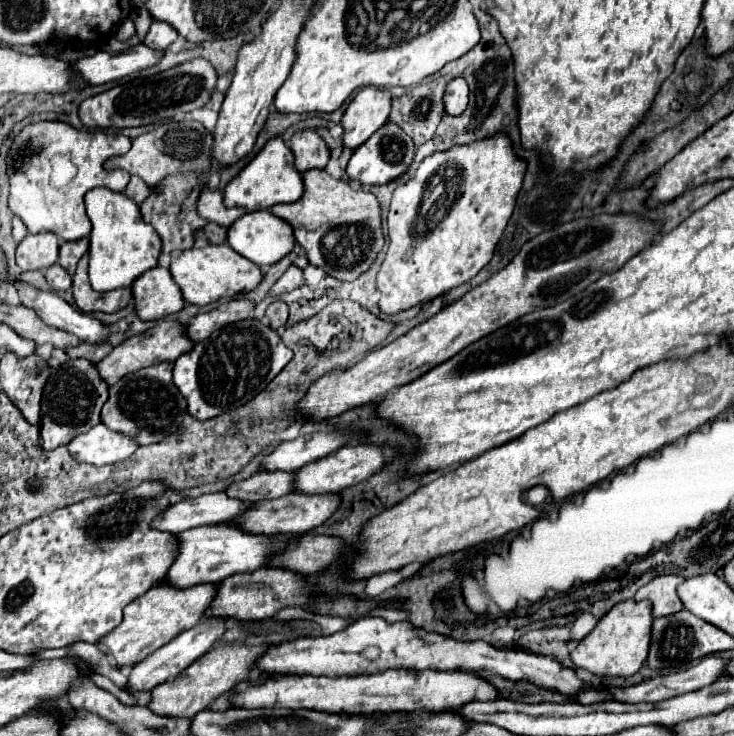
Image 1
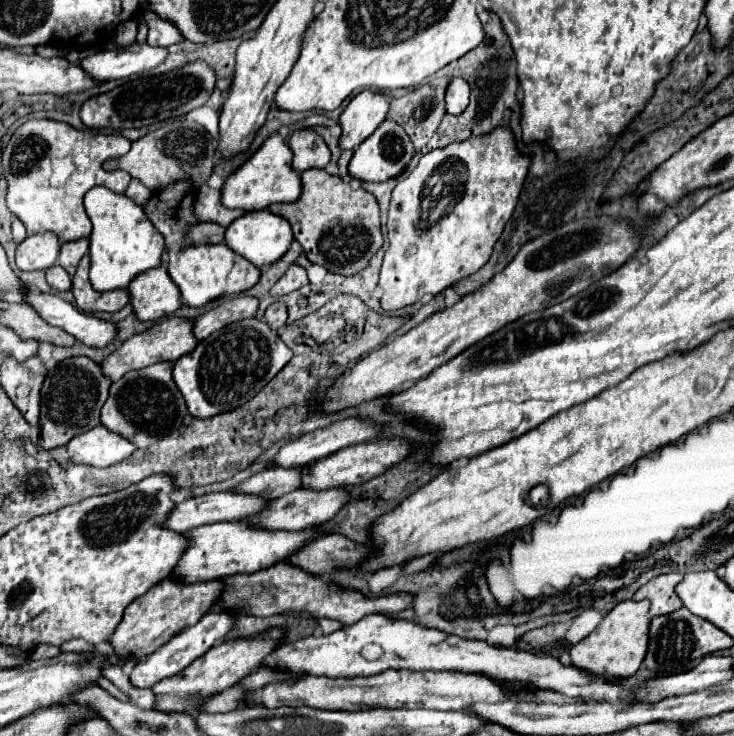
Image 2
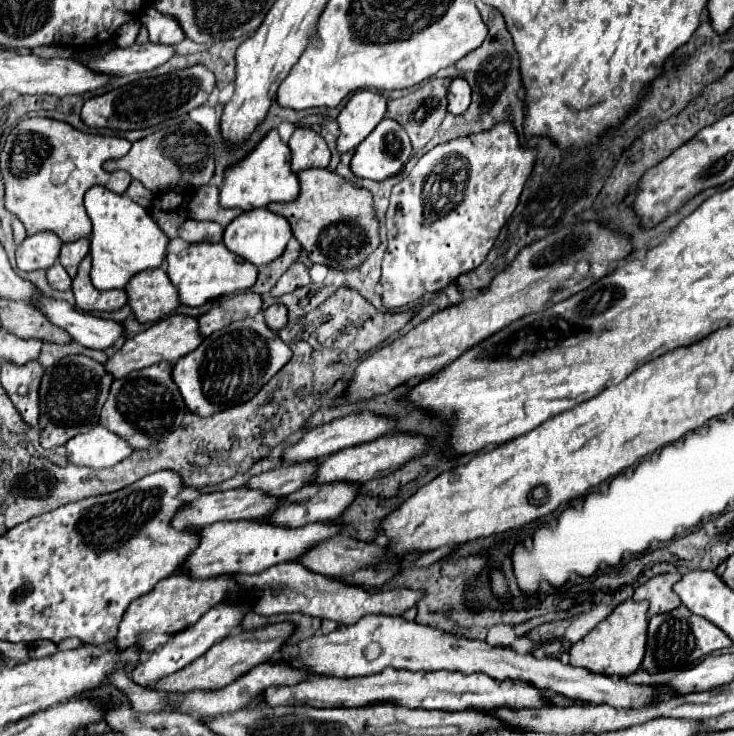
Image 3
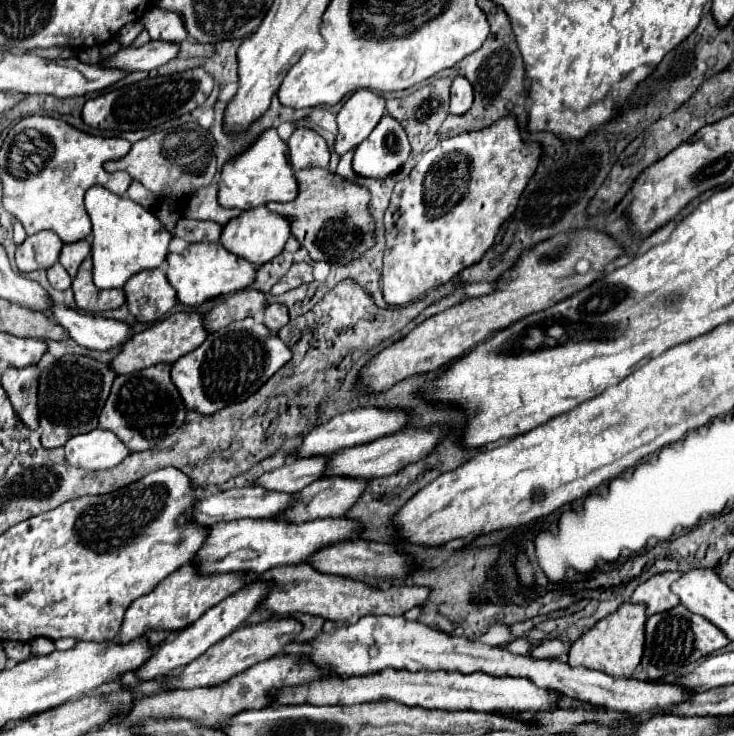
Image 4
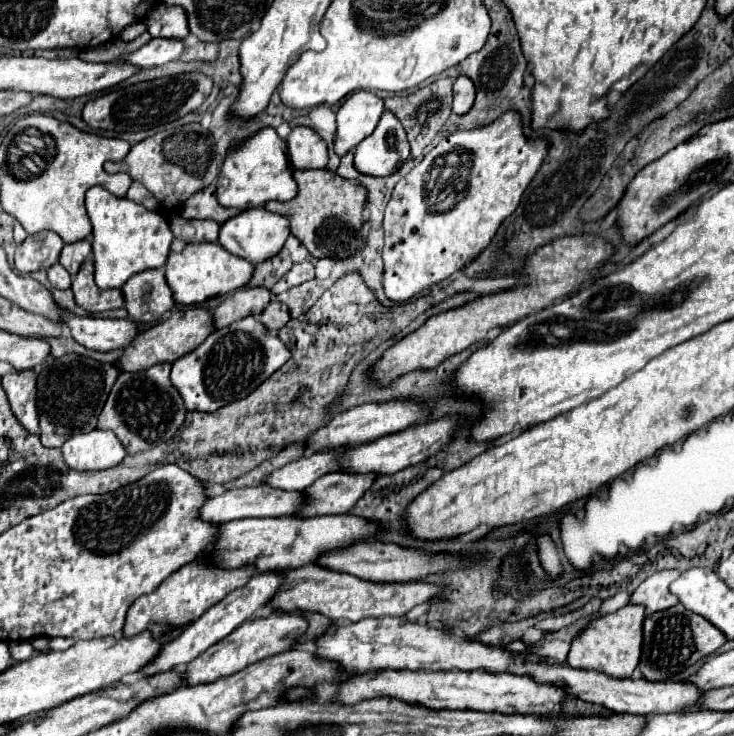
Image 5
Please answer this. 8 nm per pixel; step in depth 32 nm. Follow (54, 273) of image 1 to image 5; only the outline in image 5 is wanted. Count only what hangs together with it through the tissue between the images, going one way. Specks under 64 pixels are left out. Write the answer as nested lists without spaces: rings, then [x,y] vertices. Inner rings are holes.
[[[58,262],[52,268],[48,268],[48,280],[54,288],[60,288],[60,290],[70,288],[70,284],[72,284],[72,276]]]

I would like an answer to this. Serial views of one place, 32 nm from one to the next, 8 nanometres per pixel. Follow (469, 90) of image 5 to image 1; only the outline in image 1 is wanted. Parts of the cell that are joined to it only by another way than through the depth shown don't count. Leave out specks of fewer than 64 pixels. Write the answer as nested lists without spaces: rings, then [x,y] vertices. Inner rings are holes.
[[[454,78],[448,82],[444,92],[444,104],[446,112],[452,116],[458,116],[468,106],[468,84],[464,84],[464,78]]]

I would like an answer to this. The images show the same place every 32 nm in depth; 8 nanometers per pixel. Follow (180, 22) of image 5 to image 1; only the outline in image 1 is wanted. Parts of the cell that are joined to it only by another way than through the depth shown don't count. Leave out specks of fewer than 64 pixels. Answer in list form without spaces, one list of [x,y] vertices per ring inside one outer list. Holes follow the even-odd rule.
[[[152,18],[152,24],[150,24],[150,30],[146,34],[146,46],[150,48],[158,48],[158,50],[166,50],[174,40],[178,38],[178,32],[170,26],[170,24],[164,24],[156,18]]]

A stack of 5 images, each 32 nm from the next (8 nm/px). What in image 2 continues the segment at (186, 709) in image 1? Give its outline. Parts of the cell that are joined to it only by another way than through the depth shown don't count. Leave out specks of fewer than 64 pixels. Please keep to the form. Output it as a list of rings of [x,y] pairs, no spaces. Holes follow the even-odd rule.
[[[270,628],[256,636],[230,638],[230,640],[224,640],[224,642],[212,646],[204,656],[200,656],[200,660],[194,660],[188,668],[184,668],[184,672],[178,672],[176,676],[170,676],[168,680],[160,680],[160,684],[152,686],[152,690],[158,698],[156,708],[162,712],[188,712],[190,714],[194,710],[194,706],[190,704],[192,694],[212,696],[212,694],[218,694],[218,692],[230,688],[232,684],[236,684],[238,680],[248,676],[252,670],[256,670],[264,662],[264,658],[268,654],[272,654],[272,650],[276,650],[278,644],[282,644],[282,640],[284,640],[284,630]]]

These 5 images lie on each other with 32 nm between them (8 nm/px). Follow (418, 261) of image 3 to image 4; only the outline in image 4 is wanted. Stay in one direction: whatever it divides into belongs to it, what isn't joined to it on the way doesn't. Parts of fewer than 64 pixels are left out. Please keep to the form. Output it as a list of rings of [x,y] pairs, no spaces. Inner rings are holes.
[[[506,116],[504,120],[496,120],[496,124],[492,124],[492,128],[482,128],[480,132],[462,132],[460,136],[452,136],[448,140],[440,140],[436,144],[434,150],[426,152],[418,164],[412,168],[412,172],[400,180],[396,186],[394,186],[394,192],[392,192],[392,200],[386,208],[386,216],[384,216],[384,226],[386,226],[386,250],[384,250],[384,268],[382,268],[382,292],[384,292],[384,298],[390,306],[404,306],[408,302],[414,302],[418,300],[418,296],[422,296],[426,290],[430,288],[436,288],[444,282],[448,282],[454,274],[462,272],[464,268],[476,264],[484,252],[492,246],[496,234],[498,234],[498,228],[502,226],[502,222],[516,210],[518,206],[518,200],[530,180],[530,176],[536,172],[538,168],[538,162],[540,162],[540,156],[542,156],[542,146],[540,144],[534,144],[534,146],[526,146],[526,142],[522,140],[520,136],[520,128],[518,128],[518,120],[512,120],[512,116]]]

